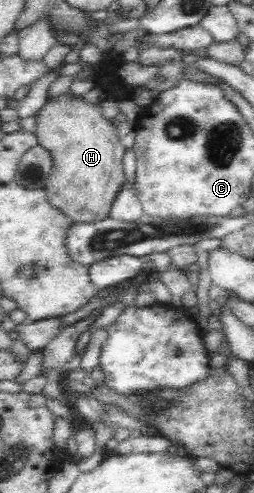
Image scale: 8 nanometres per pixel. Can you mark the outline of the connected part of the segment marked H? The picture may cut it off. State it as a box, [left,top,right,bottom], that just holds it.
[34,91,126,223]

